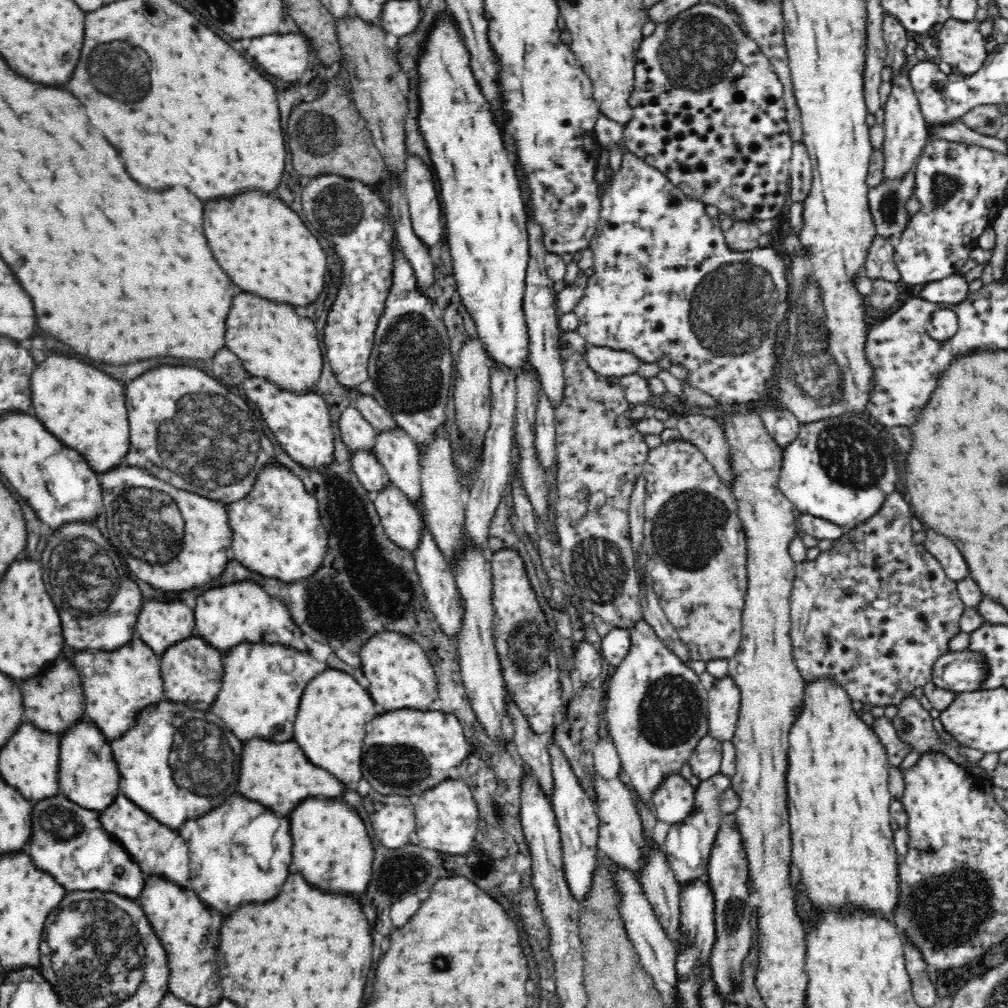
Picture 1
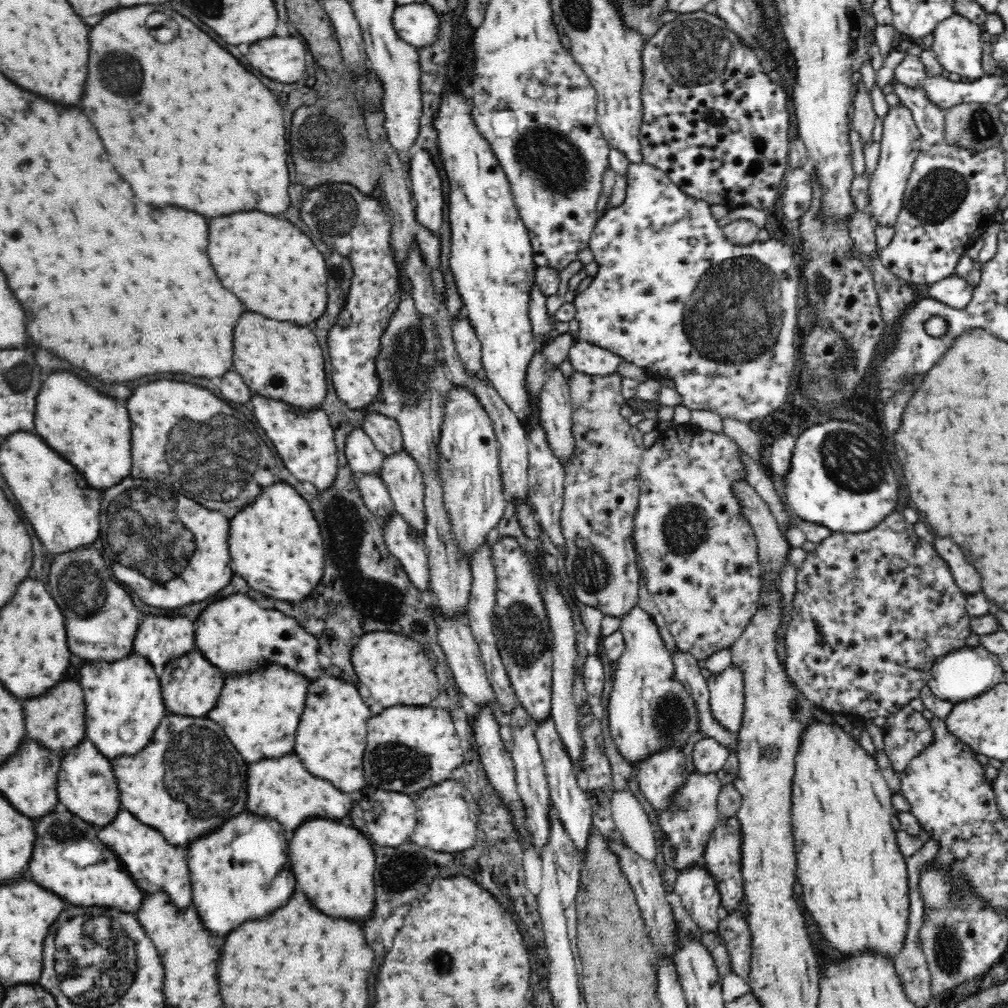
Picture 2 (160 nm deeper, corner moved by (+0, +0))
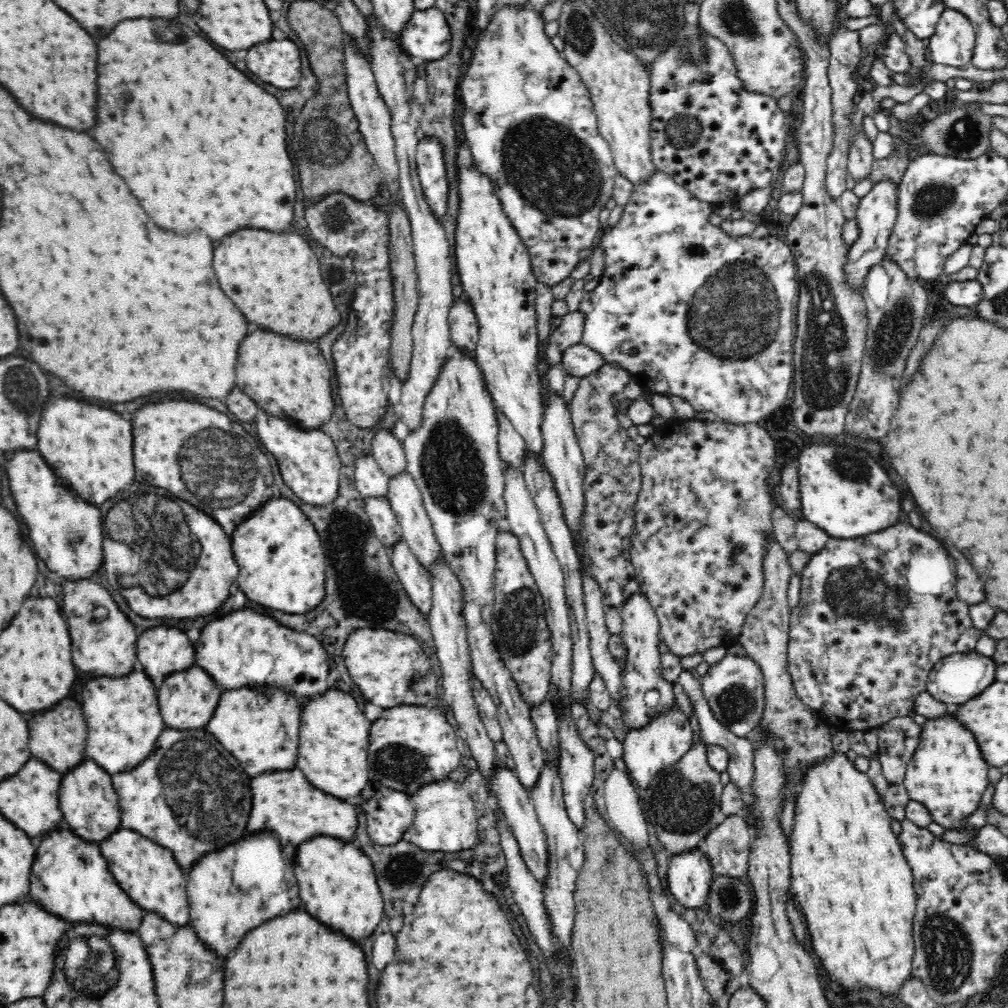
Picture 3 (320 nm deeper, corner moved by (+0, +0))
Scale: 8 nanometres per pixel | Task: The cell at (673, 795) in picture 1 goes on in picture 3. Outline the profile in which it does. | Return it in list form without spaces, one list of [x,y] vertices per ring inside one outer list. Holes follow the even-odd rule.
[[[676,700],[672,706],[656,714],[646,726],[629,729],[625,739],[621,742],[623,746],[623,761],[626,771],[631,775],[639,789],[644,789],[650,784],[652,776],[664,770],[664,766],[672,766],[678,762],[688,750],[693,741],[690,719],[677,705]]]

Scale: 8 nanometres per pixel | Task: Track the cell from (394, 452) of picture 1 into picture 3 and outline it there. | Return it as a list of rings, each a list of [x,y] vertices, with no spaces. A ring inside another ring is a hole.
[[[405,471],[404,474],[389,479],[389,492],[387,498],[389,499],[391,508],[399,522],[404,544],[408,545],[410,553],[416,557],[416,561],[418,561],[424,569],[428,570],[428,574],[431,576],[431,566],[436,561],[444,560],[443,553],[436,540],[436,535],[434,534],[430,519],[428,519],[428,515],[424,510],[422,495],[420,494],[418,487],[416,487],[414,479],[410,477],[410,474],[407,474]]]

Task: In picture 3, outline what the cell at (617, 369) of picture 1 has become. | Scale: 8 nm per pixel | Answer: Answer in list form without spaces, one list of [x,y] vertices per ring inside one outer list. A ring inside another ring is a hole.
[[[581,343],[570,346],[562,354],[561,365],[565,374],[579,376],[580,378],[594,373],[604,364],[607,362],[603,361],[600,354],[588,349],[588,346]]]

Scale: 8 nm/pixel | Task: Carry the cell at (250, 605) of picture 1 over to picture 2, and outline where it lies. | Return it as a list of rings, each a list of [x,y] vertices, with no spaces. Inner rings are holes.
[[[233,594],[216,601],[195,621],[196,650],[224,674],[240,674],[263,669],[272,663],[286,666],[300,676],[316,680],[324,674],[319,662],[318,639],[304,630],[298,621],[279,610],[260,607],[253,598]]]

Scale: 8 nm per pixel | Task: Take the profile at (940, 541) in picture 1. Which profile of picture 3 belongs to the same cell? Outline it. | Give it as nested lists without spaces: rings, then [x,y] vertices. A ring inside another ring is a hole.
[[[948,546],[948,552],[952,554],[954,562],[956,562],[956,576],[957,581],[955,584],[958,598],[964,601],[968,606],[980,604],[985,600],[984,584],[978,578],[976,570],[972,568],[972,564],[968,562],[968,558],[954,550],[952,546]]]

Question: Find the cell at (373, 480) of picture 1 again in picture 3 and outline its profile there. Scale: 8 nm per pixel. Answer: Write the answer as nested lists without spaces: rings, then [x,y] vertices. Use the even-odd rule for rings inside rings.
[[[370,497],[365,499],[365,511],[375,536],[388,550],[402,541],[401,528],[391,508],[389,499]]]

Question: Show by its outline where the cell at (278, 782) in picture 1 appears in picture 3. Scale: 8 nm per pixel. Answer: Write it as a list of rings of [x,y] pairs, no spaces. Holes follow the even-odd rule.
[[[298,768],[288,772],[260,774],[258,778],[252,780],[250,786],[252,786],[254,808],[250,812],[248,832],[260,832],[260,830],[274,832],[276,838],[280,840],[286,862],[294,858],[302,842],[312,840],[314,836],[330,836],[343,844],[350,844],[350,840],[354,838],[354,832],[359,825],[356,806],[332,798],[330,794],[322,794],[304,778],[304,774]]]

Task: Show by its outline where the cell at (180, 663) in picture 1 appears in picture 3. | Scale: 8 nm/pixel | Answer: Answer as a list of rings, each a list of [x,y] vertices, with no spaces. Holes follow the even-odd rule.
[[[196,664],[184,672],[176,672],[169,676],[157,690],[157,701],[160,714],[164,719],[165,728],[176,730],[200,730],[206,728],[212,718],[222,689],[216,685],[206,671]]]

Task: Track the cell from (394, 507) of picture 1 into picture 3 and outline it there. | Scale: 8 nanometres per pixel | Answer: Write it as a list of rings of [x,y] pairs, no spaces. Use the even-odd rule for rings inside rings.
[[[403,540],[391,548],[390,557],[400,585],[414,608],[423,616],[428,616],[432,608],[432,576],[416,561]]]

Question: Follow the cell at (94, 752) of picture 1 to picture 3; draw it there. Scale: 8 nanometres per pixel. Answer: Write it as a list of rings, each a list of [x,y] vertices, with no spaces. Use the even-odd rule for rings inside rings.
[[[84,760],[62,779],[59,788],[59,807],[64,824],[78,838],[88,843],[100,844],[108,840],[121,826],[121,812],[112,777],[92,760]]]

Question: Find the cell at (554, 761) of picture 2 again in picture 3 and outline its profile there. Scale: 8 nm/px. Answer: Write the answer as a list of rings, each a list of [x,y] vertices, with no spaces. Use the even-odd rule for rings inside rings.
[[[544,698],[538,706],[531,706],[531,719],[534,723],[540,746],[545,750],[546,754],[554,754],[558,752],[558,722],[556,712],[554,712],[552,703]]]

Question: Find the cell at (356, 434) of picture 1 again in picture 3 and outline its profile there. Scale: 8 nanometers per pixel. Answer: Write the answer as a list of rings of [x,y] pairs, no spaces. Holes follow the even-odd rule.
[[[373,455],[359,457],[355,460],[355,485],[362,498],[387,498],[389,477],[380,469]]]

